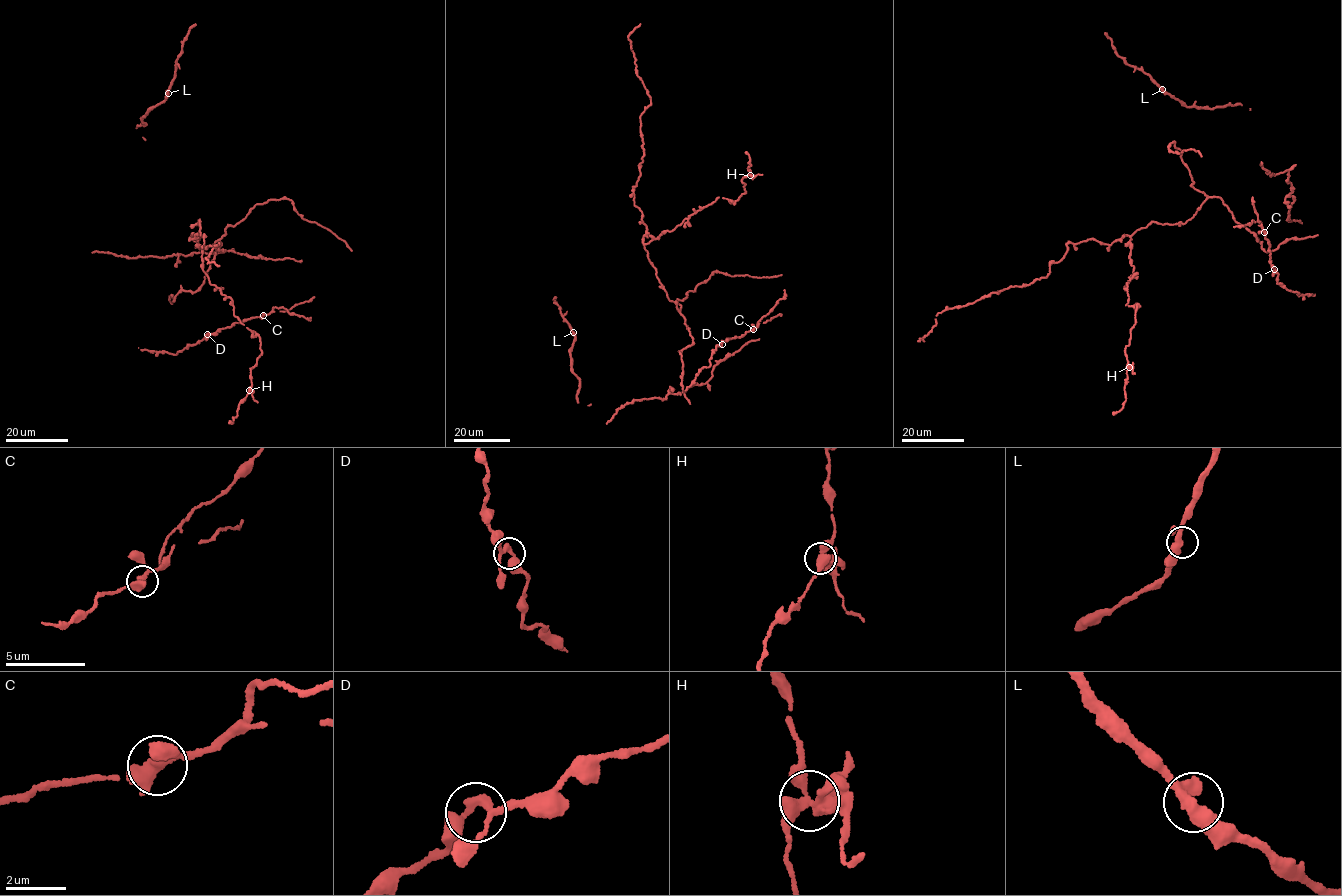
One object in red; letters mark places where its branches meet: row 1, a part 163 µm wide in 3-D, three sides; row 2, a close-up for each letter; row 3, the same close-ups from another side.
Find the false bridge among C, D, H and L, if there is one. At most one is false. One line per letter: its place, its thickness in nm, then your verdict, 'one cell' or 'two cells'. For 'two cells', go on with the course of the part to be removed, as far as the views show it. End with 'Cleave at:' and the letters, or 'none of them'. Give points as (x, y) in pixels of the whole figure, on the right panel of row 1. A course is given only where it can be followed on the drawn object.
C: at (1264, 232); 360 nm thick; one cell
D: at (1274, 269); 280 nm thick; one cell
H: at (1129, 367); 360 nm thick; two cells
L: at (1162, 89); 320 nm thick; one cell
Cleave at: H

